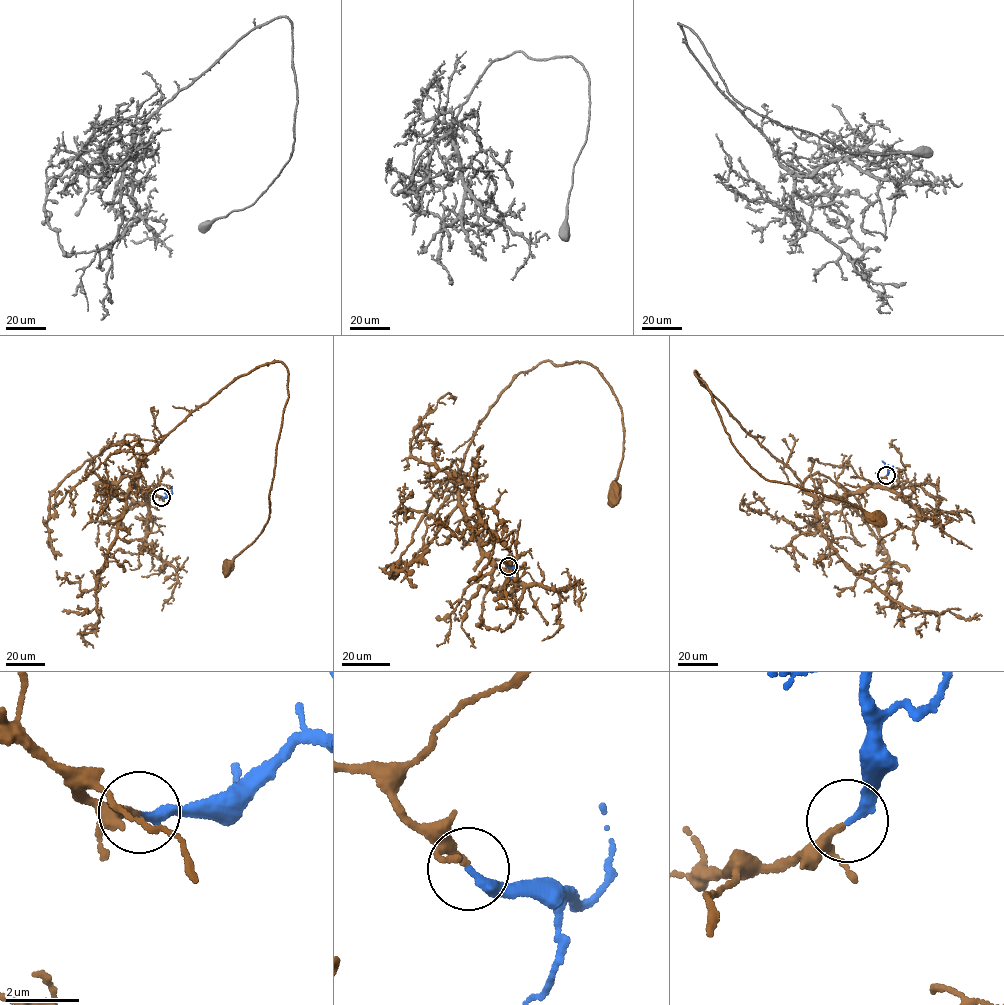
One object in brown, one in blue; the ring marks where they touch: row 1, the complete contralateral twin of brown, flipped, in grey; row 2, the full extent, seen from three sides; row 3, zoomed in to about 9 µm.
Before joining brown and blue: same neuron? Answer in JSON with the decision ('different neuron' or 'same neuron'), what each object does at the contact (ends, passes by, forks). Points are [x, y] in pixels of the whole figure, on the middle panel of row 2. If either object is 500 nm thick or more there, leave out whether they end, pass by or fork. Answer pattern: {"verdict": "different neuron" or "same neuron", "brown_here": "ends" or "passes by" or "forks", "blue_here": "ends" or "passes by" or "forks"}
{"verdict": "same neuron", "brown_here": "passes by", "blue_here": "ends"}

